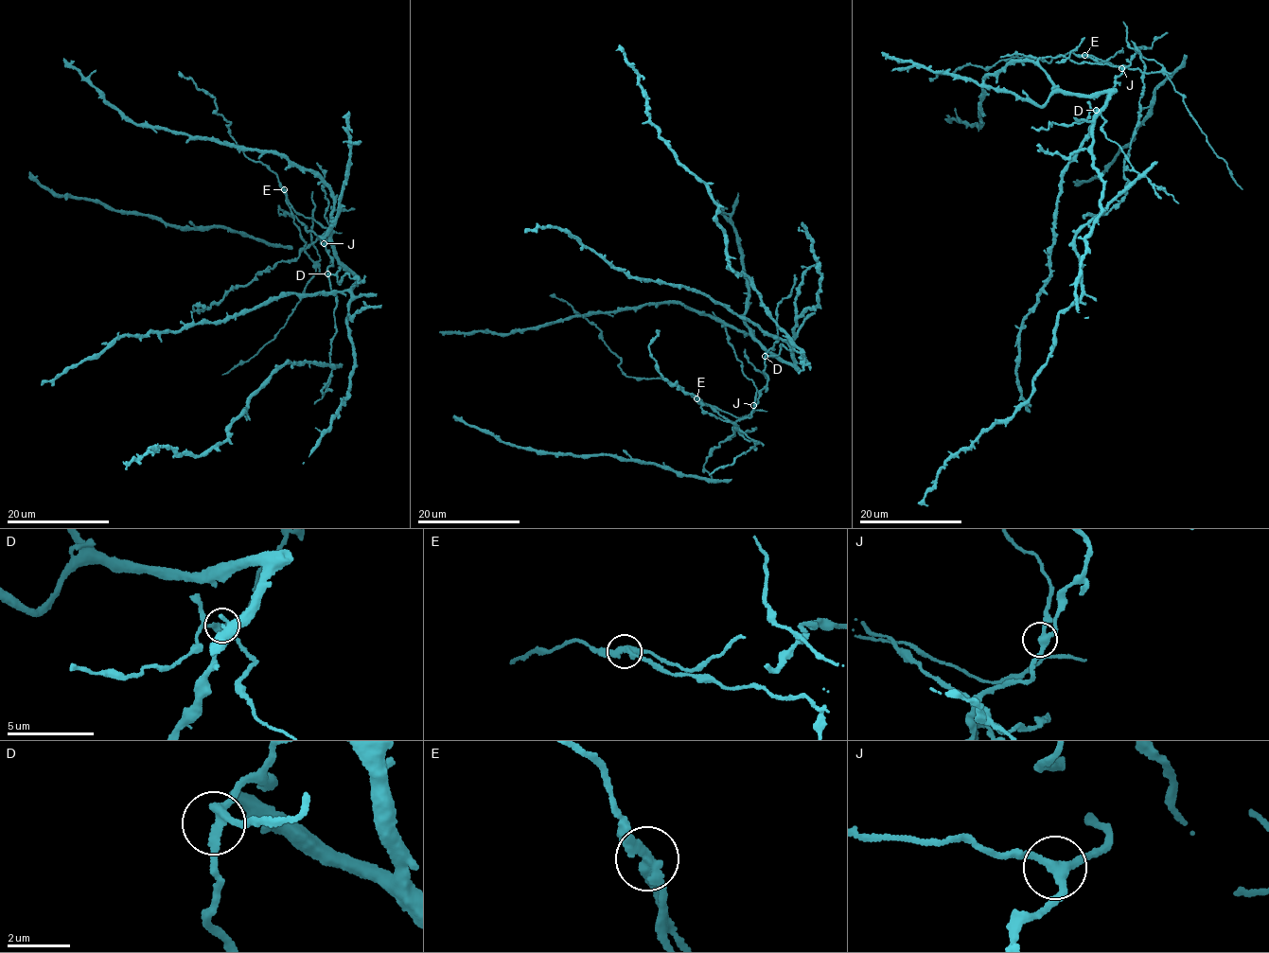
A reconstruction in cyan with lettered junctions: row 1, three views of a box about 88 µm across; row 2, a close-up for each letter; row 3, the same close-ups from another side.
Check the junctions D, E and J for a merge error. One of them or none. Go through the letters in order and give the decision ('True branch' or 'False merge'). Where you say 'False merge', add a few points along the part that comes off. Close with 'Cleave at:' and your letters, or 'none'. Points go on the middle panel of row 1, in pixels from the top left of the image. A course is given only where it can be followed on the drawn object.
D: True branch
E: False merge. Course of the part to remove: (697, 398), (749, 439), (759, 443), (735, 458), (734, 463), (709, 475)
J: True branch
Cleave at: E

